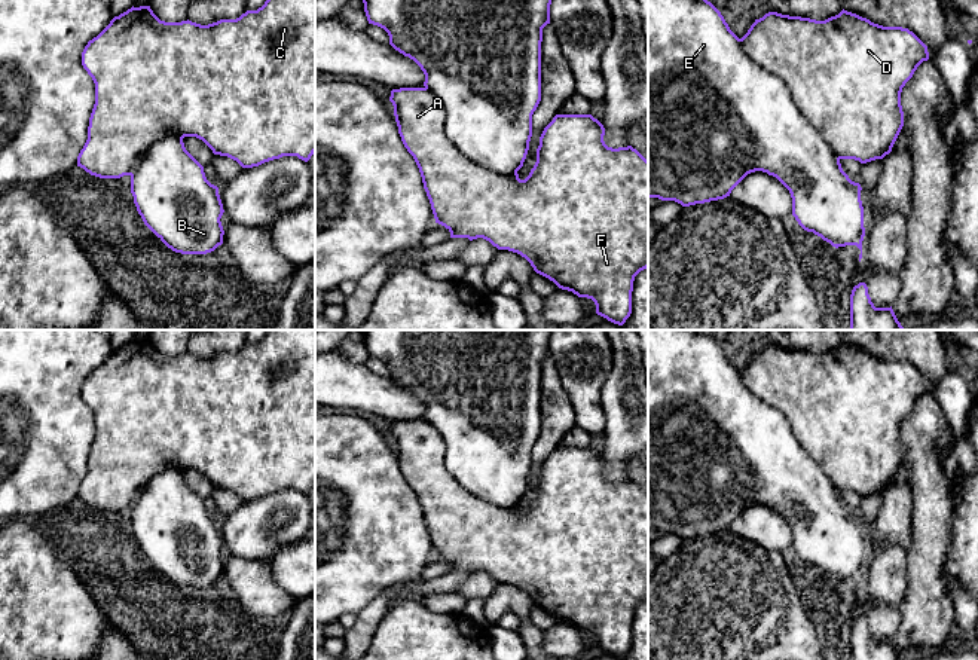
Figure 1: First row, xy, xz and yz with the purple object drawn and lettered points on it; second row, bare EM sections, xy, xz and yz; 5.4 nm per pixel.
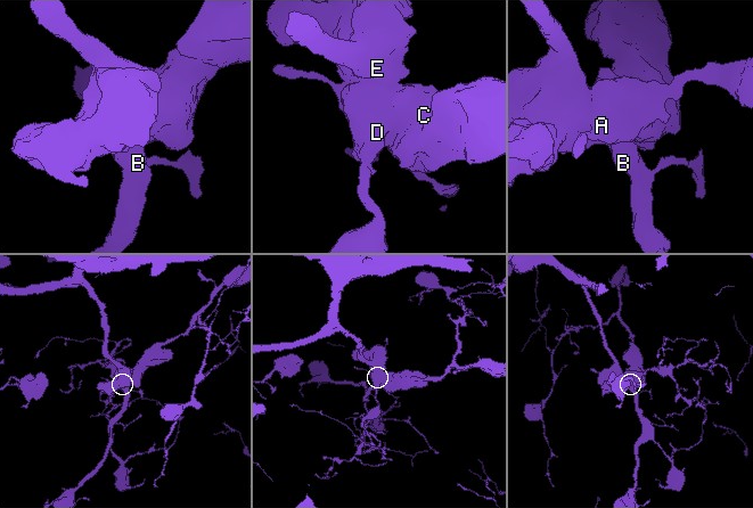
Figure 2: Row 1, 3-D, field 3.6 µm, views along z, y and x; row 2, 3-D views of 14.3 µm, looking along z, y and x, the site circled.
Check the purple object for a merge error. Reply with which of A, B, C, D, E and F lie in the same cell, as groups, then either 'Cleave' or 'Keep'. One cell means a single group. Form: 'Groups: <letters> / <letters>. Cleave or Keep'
Groups: A C D F / B E. Cleave

